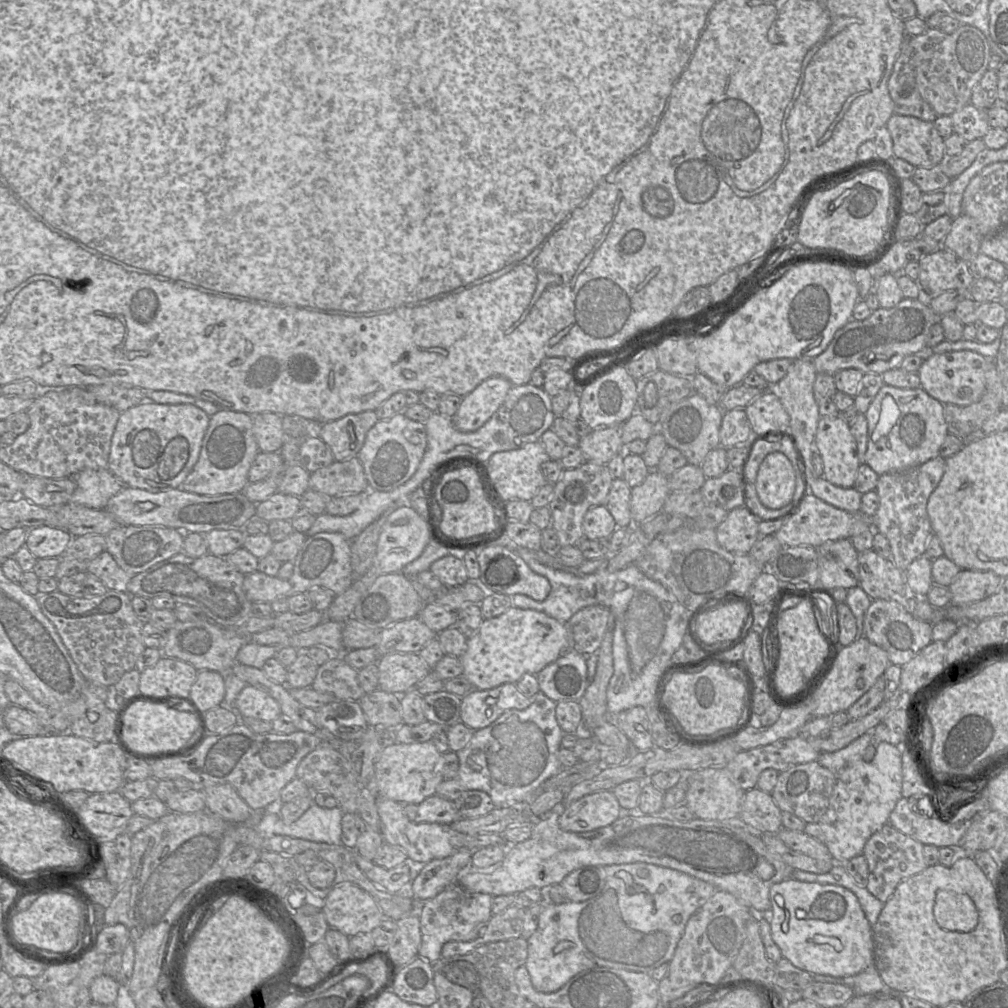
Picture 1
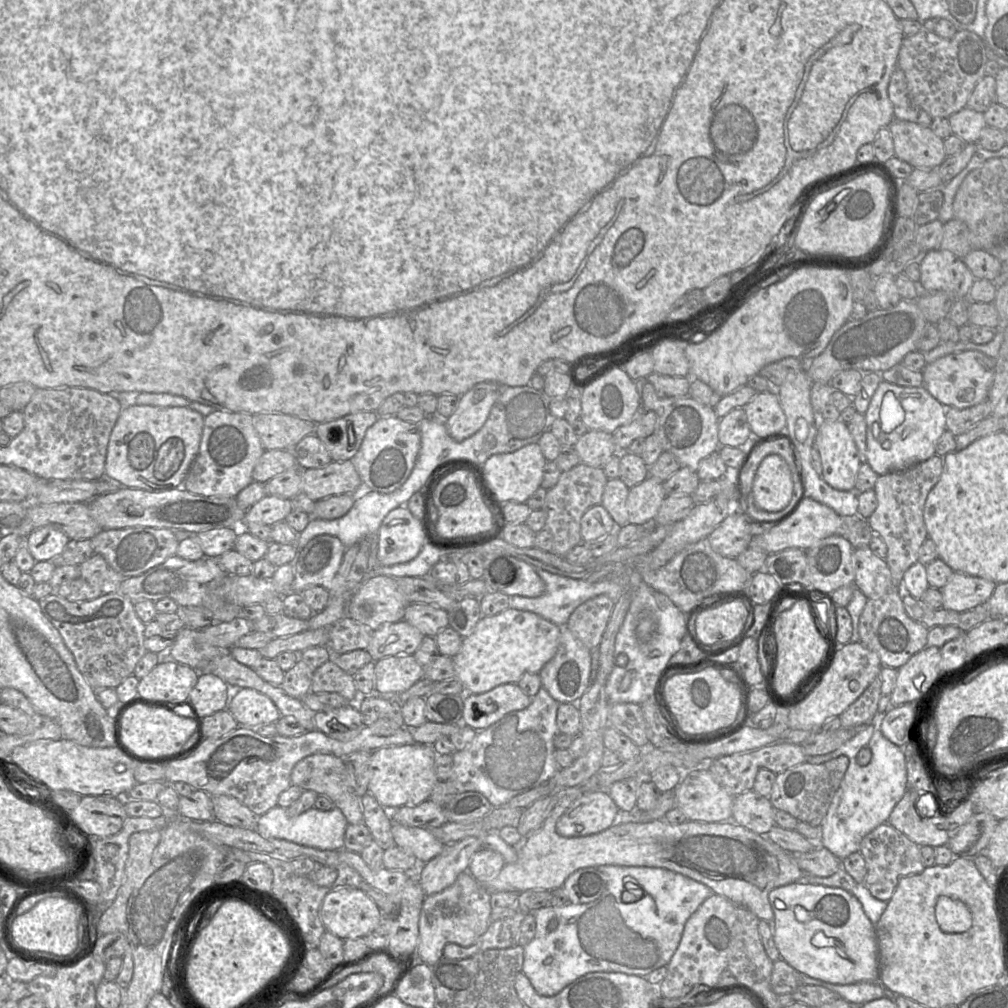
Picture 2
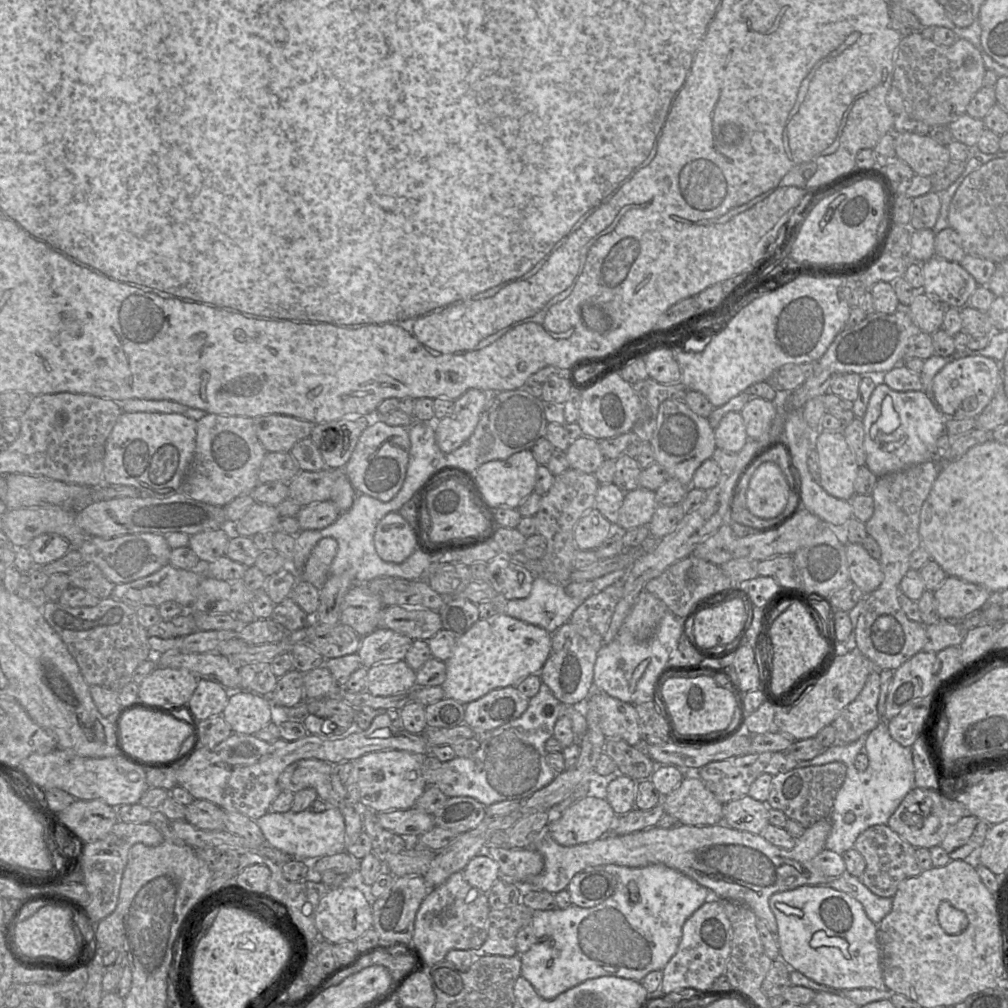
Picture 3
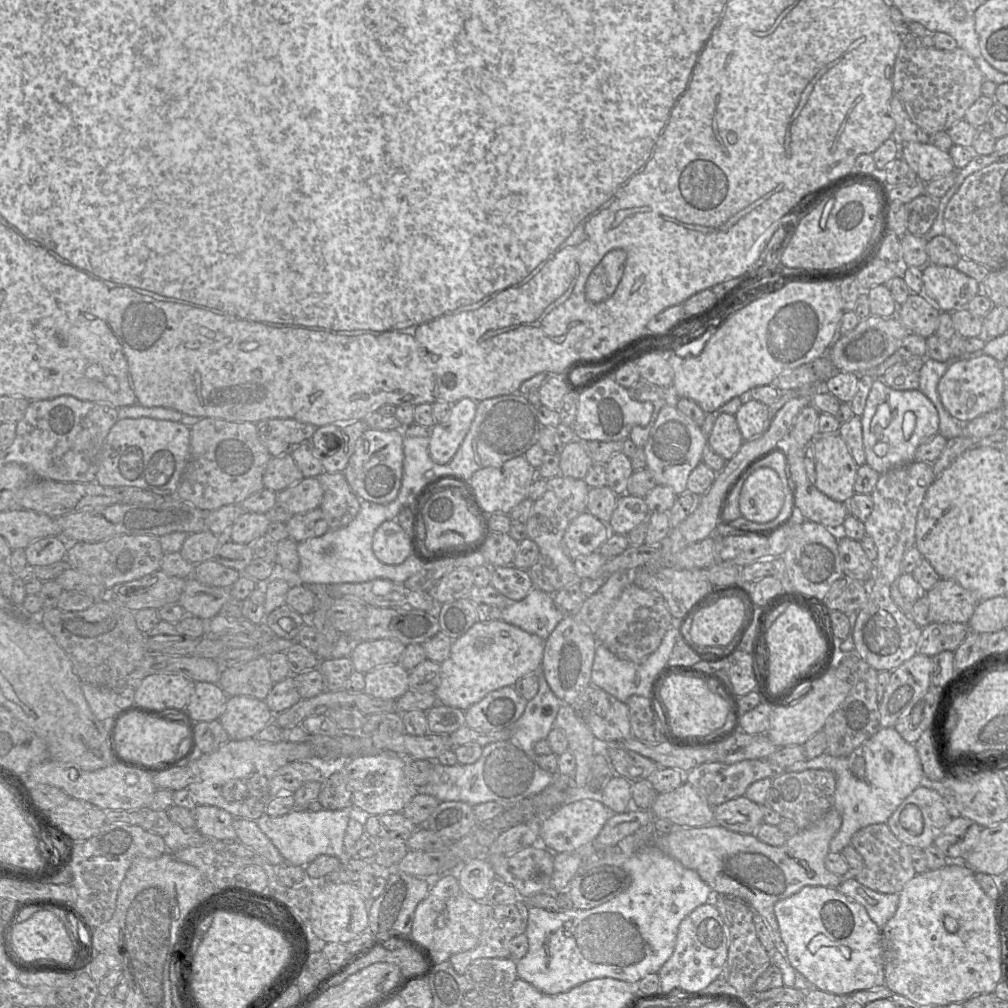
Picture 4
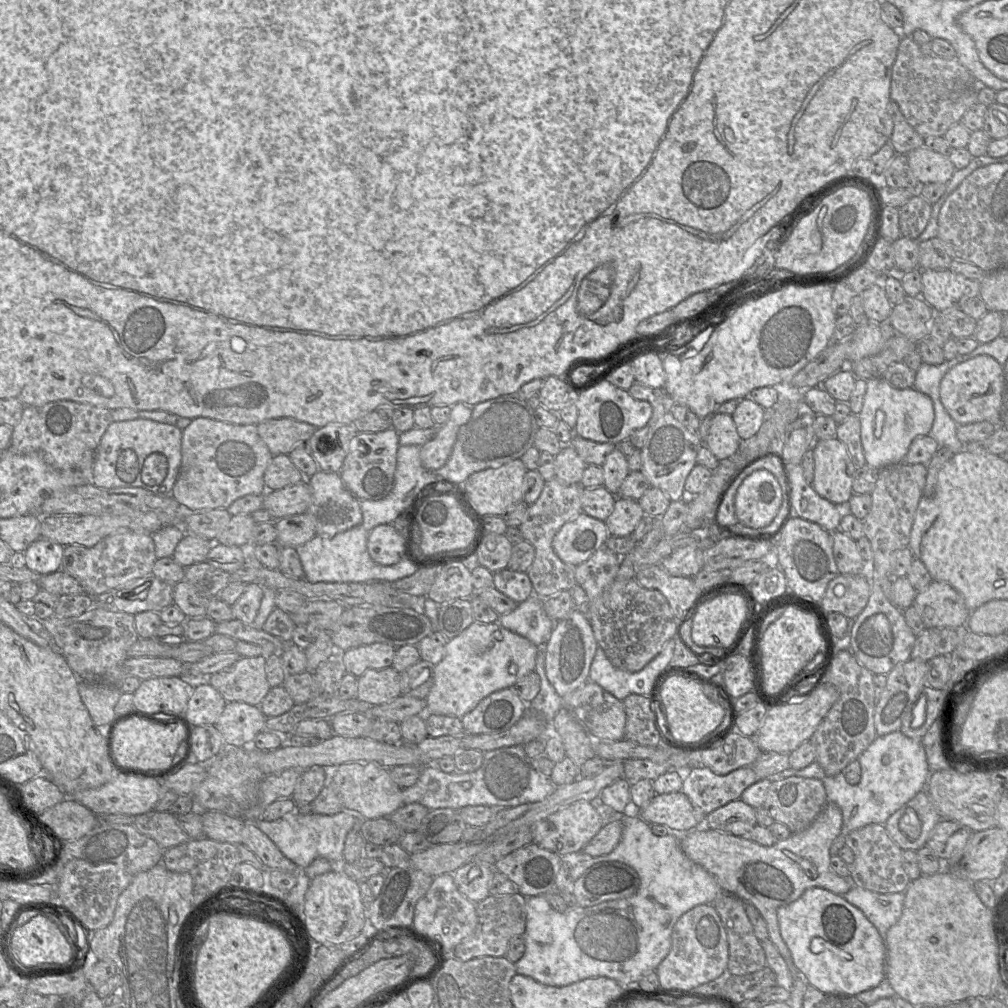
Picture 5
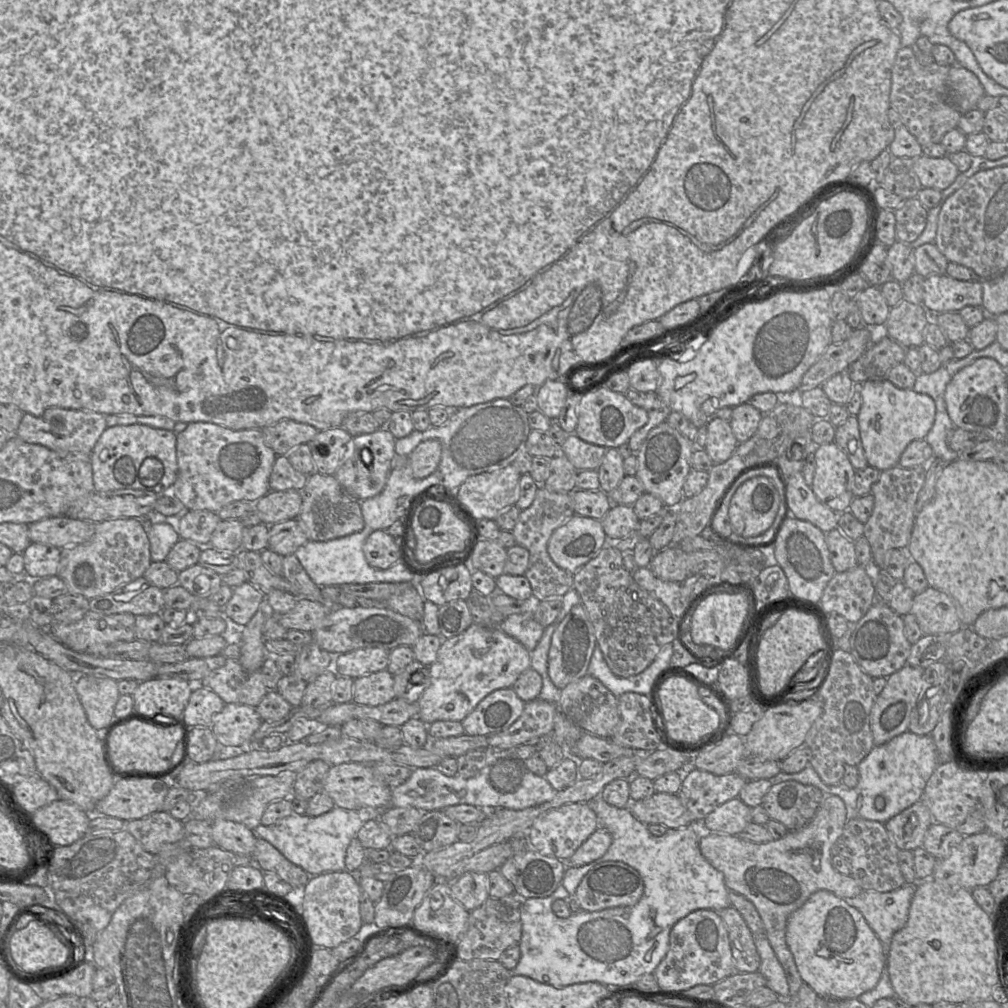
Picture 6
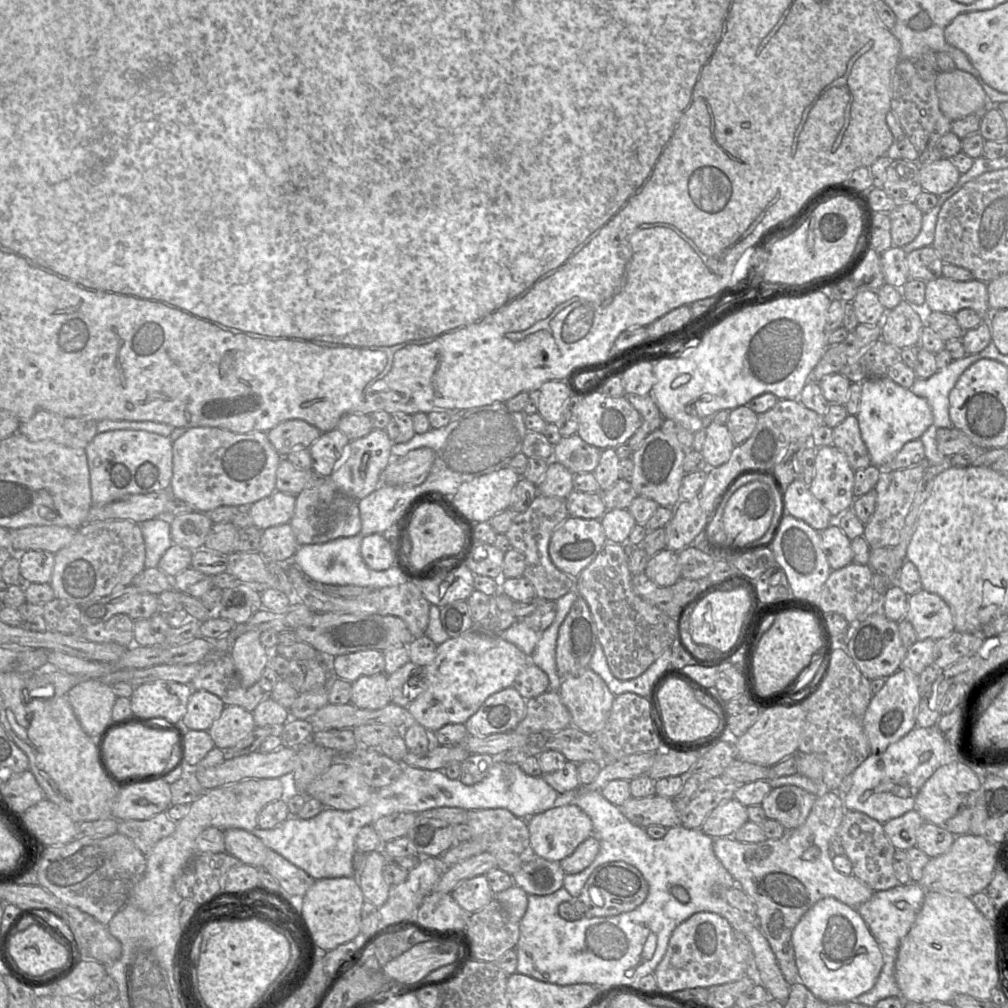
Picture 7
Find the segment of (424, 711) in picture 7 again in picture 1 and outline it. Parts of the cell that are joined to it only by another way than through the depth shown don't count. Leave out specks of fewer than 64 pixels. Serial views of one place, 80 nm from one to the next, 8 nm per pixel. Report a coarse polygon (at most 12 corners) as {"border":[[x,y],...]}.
{"border":[[510,607],[459,657],[477,690],[516,684],[570,648],[565,623]]}

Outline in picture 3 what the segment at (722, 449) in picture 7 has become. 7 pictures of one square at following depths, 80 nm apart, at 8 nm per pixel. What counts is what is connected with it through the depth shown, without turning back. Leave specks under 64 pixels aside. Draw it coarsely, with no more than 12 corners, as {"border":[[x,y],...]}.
{"border":[[740,412],[714,429],[716,447],[738,453],[749,440]]}

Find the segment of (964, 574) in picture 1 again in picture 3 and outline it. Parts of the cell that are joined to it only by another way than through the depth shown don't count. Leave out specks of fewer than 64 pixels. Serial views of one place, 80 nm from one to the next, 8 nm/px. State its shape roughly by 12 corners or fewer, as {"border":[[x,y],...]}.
{"border":[[947,576],[937,613],[961,621],[994,600],[986,588]]}

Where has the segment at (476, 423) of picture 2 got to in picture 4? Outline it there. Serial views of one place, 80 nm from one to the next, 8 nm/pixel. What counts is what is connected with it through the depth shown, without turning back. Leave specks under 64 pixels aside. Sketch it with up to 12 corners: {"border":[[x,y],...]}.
{"border":[[457,401],[430,429],[435,463],[453,458],[470,429],[478,402]]}

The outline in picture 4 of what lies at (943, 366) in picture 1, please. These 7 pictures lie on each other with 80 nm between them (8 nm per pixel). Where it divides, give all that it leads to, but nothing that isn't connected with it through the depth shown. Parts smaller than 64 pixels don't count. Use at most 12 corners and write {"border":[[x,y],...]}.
{"border":[[981,355],[948,367],[937,392],[960,424],[1001,407],[1002,366]]}

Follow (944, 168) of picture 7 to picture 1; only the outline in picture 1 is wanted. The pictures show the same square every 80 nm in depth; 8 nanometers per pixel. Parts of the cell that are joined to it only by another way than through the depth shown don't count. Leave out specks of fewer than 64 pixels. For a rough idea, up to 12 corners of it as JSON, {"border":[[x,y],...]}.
{"border":[[893,113],[893,155],[914,167],[946,158],[933,122]]}

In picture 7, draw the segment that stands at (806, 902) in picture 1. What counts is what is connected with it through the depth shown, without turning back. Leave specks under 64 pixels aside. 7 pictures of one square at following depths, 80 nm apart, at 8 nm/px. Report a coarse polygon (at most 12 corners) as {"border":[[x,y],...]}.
{"border":[[817,901],[791,935],[798,980],[826,1003],[883,967],[856,908]]}

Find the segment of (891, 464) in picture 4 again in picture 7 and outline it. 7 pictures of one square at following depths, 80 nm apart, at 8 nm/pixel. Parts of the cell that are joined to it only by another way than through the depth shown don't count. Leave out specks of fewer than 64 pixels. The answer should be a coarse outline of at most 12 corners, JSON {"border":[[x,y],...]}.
{"border":[[887,376],[861,383],[856,417],[871,465],[933,423],[927,400]]}

